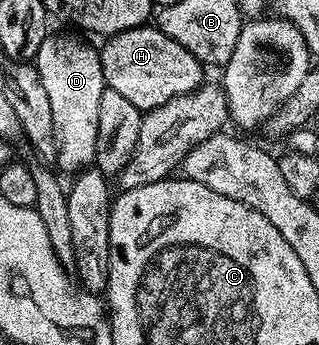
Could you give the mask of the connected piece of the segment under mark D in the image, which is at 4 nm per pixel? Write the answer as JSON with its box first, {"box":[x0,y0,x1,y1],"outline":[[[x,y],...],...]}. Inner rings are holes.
{"box":[35,33,106,173],"outline":[[[49,33],[43,45],[39,45],[35,66],[51,100],[57,146],[56,170],[76,173],[94,166],[96,139],[99,137],[99,101],[106,89],[100,50],[81,39]]]}

